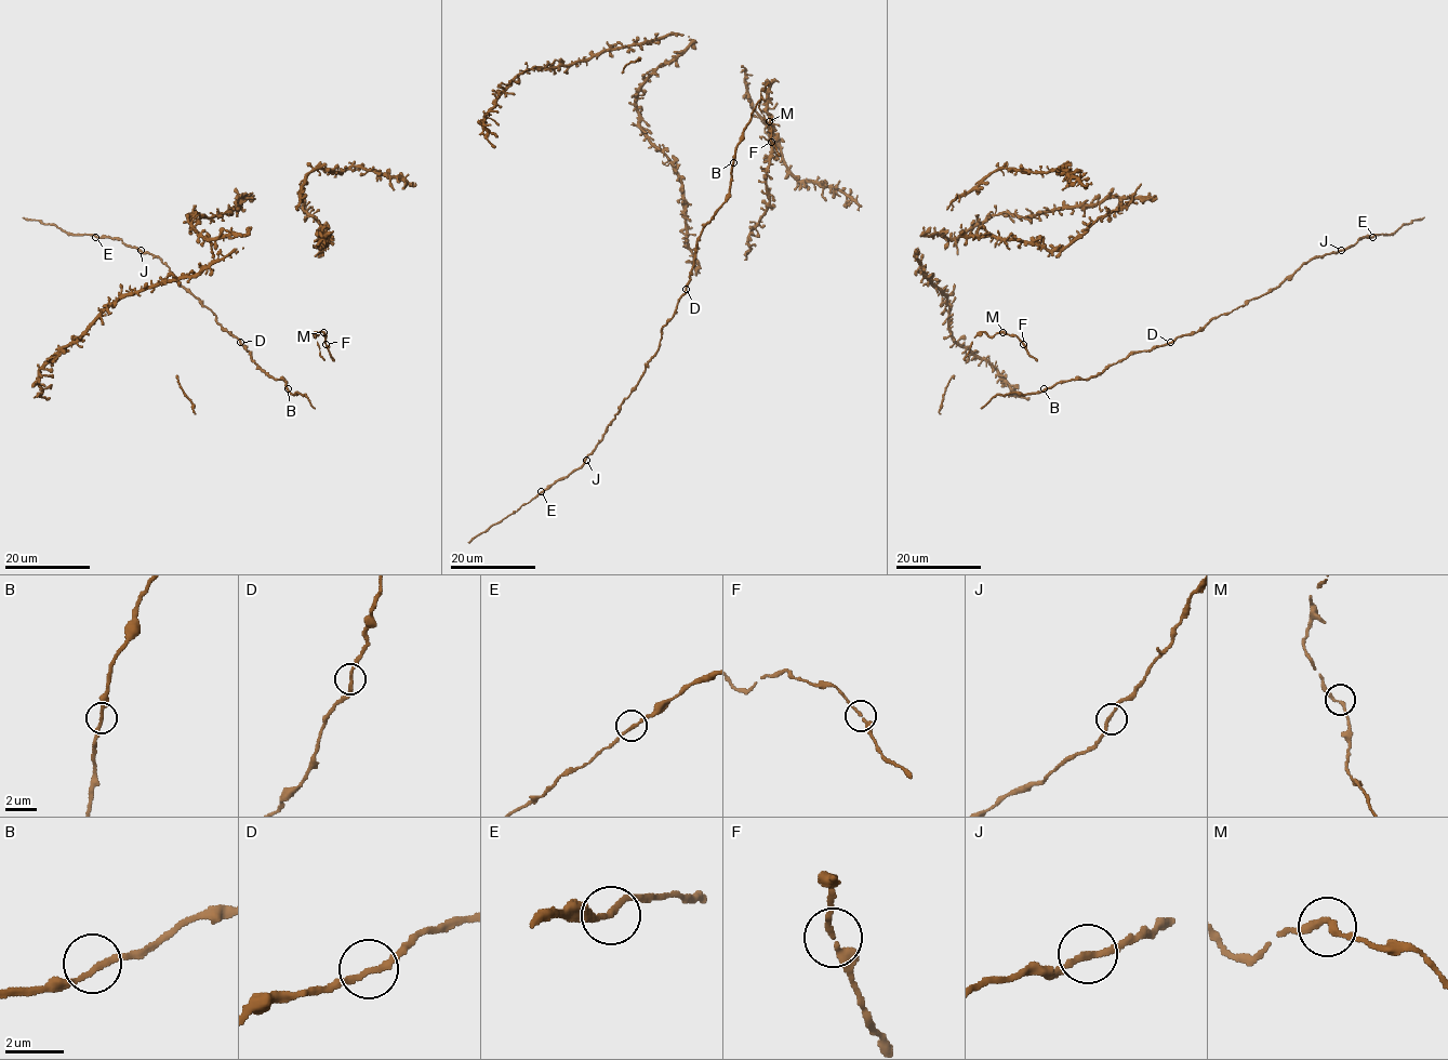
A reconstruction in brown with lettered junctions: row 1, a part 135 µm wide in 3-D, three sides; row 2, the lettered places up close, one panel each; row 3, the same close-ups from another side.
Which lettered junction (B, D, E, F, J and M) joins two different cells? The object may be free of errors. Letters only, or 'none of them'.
none of them

